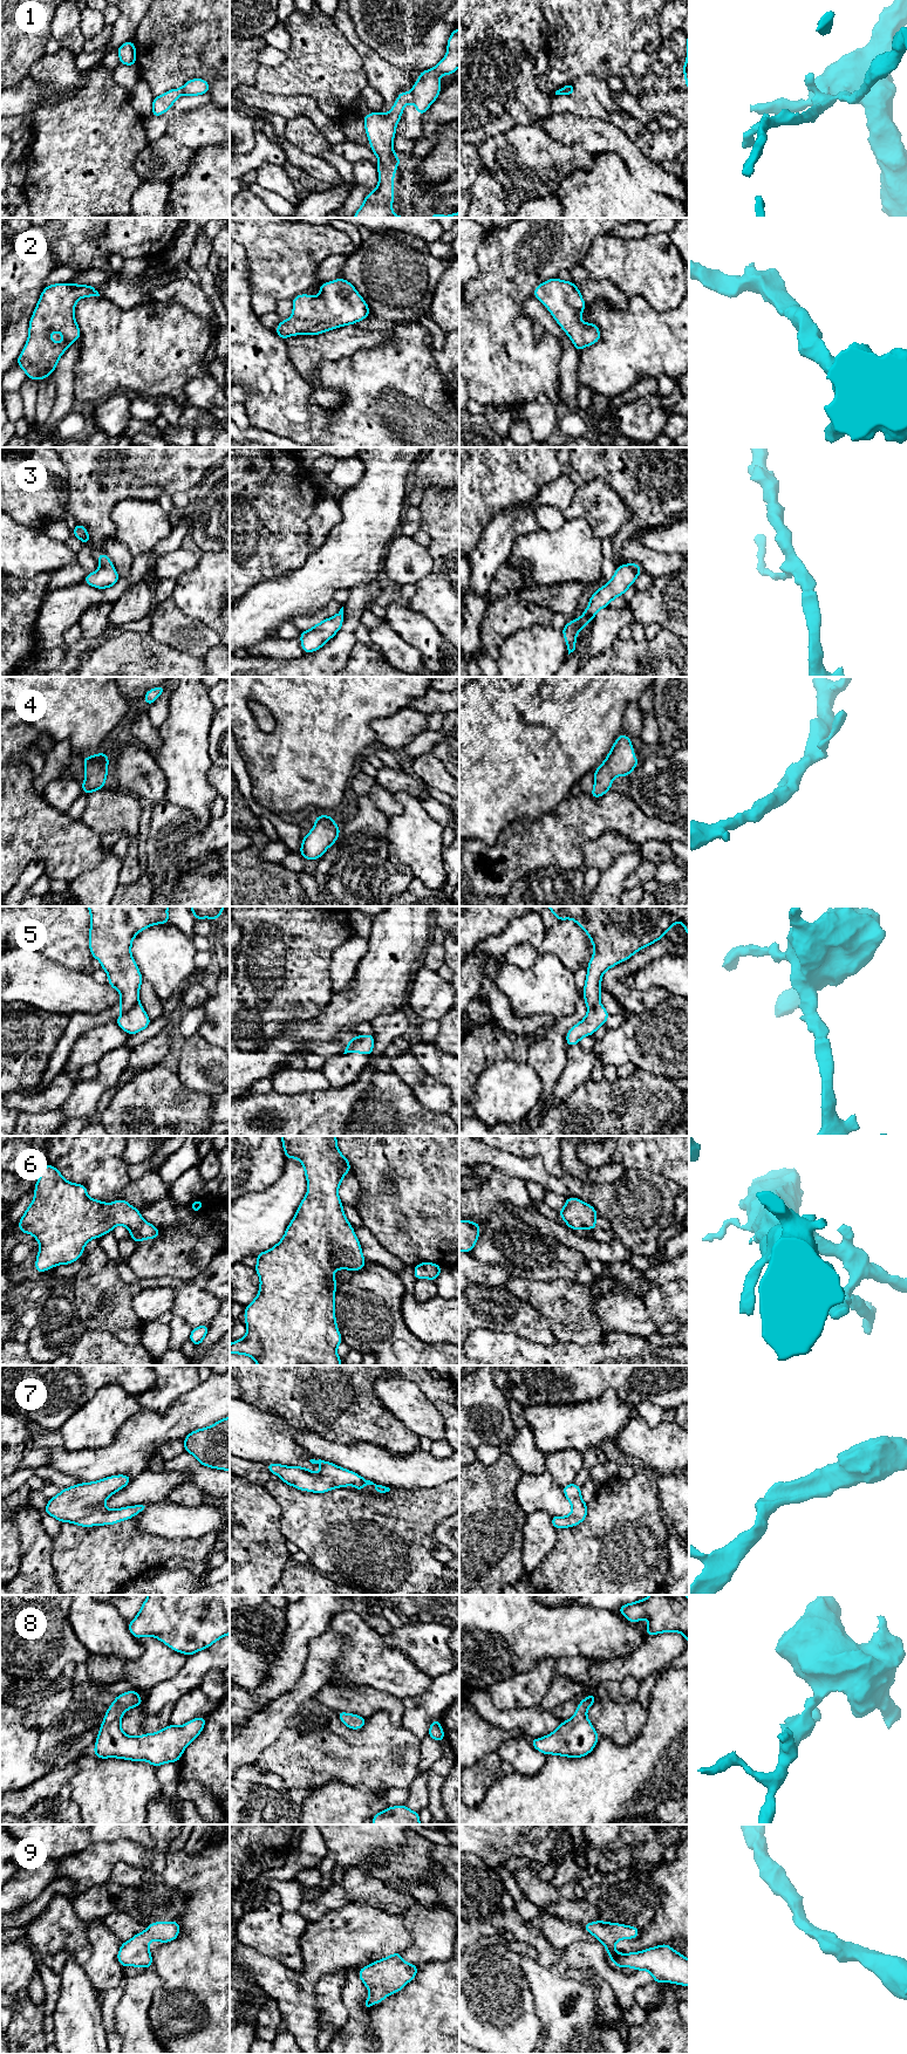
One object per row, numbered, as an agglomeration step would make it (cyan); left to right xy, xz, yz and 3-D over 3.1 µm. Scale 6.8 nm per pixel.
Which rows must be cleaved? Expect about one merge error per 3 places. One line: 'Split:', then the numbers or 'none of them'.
Split: 1, 5

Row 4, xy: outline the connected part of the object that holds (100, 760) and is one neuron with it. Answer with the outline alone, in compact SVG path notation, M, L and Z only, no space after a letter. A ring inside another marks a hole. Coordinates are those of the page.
M102 752L83 758L86 779L81 786L86 795L104 788L104 783L108 776L107 772L109 769L108 762L109 755Z

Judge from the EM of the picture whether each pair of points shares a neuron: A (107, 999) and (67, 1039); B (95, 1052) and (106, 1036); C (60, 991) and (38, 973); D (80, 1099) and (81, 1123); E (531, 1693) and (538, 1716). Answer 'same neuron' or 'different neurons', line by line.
A: different neurons
B: same neuron
C: same neuron
D: different neurons
E: different neurons

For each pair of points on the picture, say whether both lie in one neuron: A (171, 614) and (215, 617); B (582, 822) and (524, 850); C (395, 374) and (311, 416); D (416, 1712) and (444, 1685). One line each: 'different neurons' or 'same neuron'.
A: different neurons
B: same neuron
C: same neuron
D: same neuron

